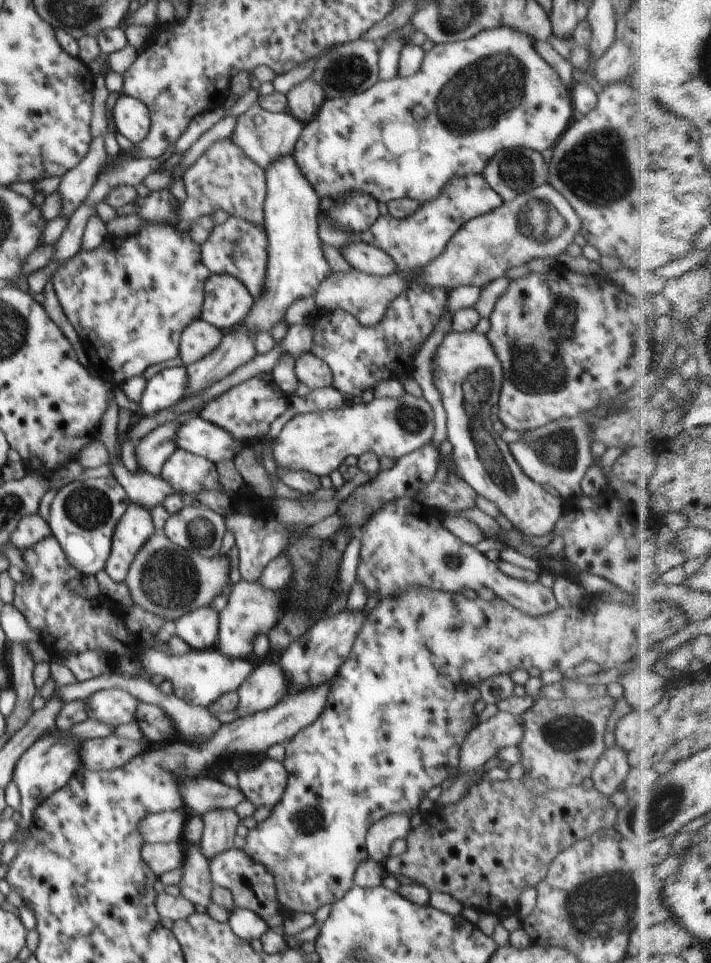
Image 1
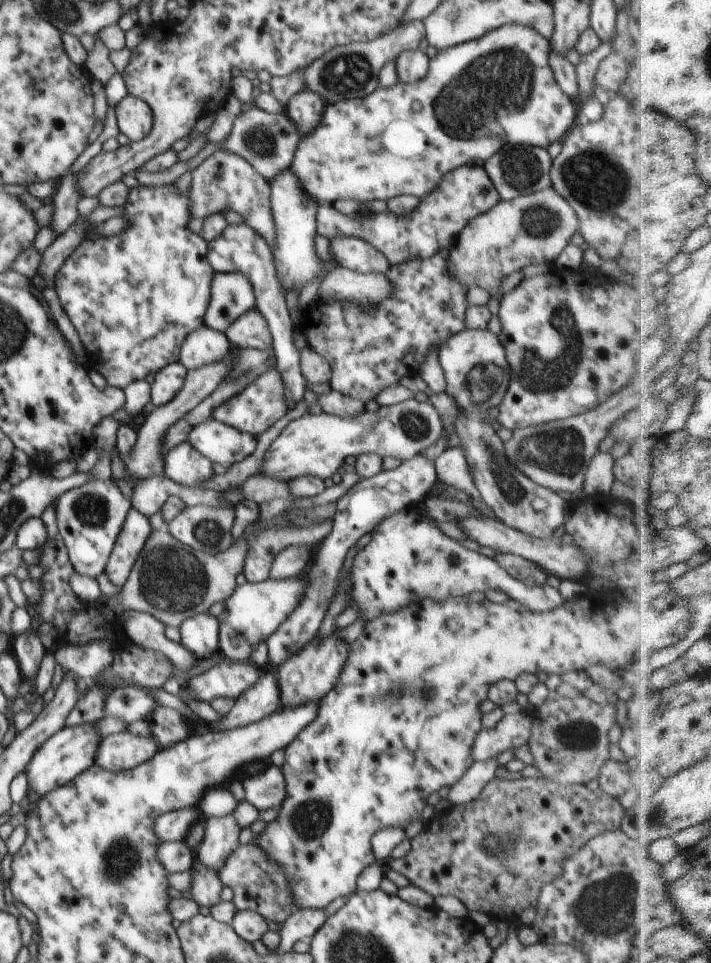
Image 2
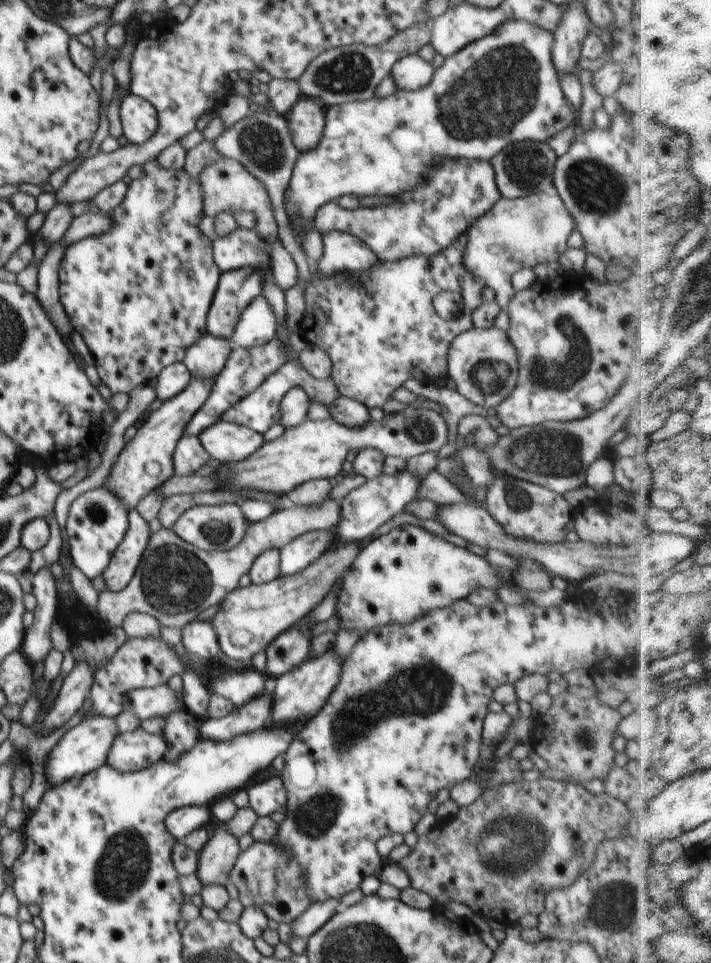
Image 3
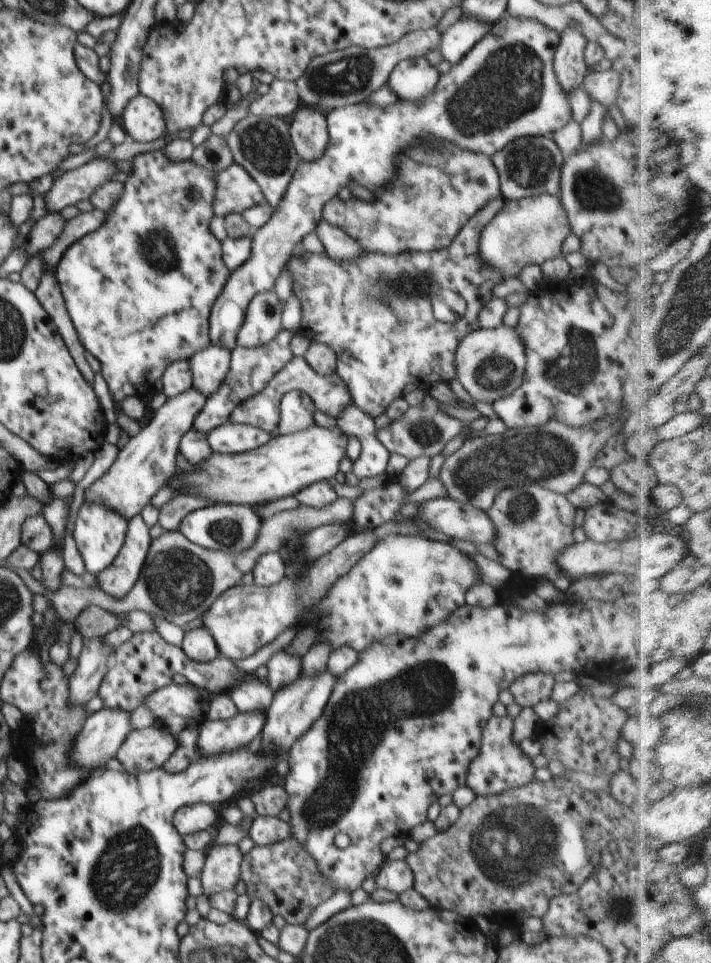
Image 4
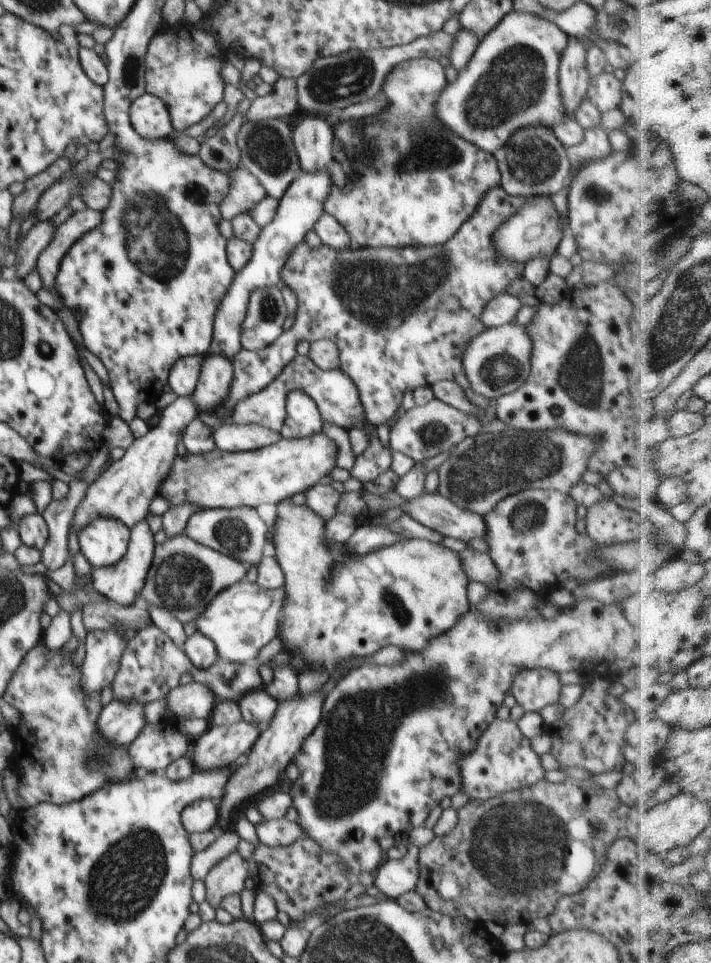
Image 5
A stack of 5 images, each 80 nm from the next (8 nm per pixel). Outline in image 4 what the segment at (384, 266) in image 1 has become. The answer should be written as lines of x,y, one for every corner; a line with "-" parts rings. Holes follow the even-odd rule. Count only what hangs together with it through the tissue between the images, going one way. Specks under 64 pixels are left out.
321,220
315,231
325,248
325,253
336,262
358,258
358,255
364,252
349,234
333,224

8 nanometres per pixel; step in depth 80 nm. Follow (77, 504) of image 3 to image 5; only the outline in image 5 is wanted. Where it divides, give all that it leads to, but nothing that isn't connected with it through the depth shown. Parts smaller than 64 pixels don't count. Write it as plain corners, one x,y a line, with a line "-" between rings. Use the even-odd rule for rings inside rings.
93,519
78,532
78,550
92,568
116,564
127,551
131,530
121,520

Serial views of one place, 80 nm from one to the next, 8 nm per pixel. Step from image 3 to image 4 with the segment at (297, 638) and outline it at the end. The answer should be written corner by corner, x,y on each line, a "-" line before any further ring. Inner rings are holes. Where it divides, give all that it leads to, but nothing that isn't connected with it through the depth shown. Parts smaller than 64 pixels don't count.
288,647
285,651
279,651
271,657
266,664
268,677
266,683
275,693
284,685
289,685
301,674
301,657
296,651

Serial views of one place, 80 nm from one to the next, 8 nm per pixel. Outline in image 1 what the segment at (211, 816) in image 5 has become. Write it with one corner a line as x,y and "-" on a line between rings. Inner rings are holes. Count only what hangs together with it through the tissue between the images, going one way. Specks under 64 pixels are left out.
186,809
151,813
138,822
138,830
145,843
170,844
181,841
184,822
189,812

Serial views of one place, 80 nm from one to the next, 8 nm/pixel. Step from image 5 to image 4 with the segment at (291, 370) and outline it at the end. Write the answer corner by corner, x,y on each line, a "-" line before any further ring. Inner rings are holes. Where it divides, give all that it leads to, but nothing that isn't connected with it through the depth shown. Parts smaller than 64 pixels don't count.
293,356
292,360
282,370
279,370
260,392
236,406
228,419
233,423
252,425
272,433
279,425
279,420
281,419
281,398
291,393
303,393
310,396
318,411
326,413
329,417
335,419
340,416
340,413
346,407
353,404
349,388
337,375
336,370
329,375
318,374
306,362
304,357

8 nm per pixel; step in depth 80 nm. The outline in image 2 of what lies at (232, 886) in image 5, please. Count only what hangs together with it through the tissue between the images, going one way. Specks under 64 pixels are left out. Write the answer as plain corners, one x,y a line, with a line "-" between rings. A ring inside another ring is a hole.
232,815
207,817
205,835
196,850
196,864
218,874
228,857
239,847
240,831

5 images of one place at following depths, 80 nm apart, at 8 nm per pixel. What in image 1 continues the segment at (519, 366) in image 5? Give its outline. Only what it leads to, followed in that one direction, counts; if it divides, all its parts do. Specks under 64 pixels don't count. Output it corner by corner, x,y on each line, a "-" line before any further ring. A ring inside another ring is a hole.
450,330
438,344
434,358
434,384
446,412
446,440
452,444
452,458
460,478
479,495
496,505
500,513
525,536
543,536
552,532
560,520
565,500
546,492
530,480
520,468
510,448
492,428
490,412
498,403
502,388
502,364
486,338
474,330

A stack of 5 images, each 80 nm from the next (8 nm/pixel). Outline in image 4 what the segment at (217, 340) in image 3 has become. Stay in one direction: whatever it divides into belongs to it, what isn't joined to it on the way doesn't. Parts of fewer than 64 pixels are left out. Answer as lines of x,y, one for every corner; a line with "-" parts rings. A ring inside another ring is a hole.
208,345
189,358
193,388
206,398
218,392
231,365
231,352
223,346

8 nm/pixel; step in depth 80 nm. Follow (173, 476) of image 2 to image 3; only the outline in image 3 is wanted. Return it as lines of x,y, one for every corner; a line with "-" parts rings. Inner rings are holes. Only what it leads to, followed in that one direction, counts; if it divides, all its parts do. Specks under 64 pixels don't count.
184,435
173,454
174,475
191,475
210,460
208,451
201,445
199,436

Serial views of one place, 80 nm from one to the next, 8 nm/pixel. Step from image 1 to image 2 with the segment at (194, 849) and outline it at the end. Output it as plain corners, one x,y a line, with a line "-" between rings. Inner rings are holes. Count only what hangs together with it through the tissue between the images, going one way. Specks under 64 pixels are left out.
196,864
191,870
193,874
192,890
188,896
199,904
212,908
221,900
222,882
216,872

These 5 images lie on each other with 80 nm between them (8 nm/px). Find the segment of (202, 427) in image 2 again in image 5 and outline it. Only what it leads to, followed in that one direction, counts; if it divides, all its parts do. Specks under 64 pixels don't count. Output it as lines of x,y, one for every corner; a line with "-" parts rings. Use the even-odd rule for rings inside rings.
224,422
213,432
215,446
228,452
253,451
276,444
283,436
259,424
237,425

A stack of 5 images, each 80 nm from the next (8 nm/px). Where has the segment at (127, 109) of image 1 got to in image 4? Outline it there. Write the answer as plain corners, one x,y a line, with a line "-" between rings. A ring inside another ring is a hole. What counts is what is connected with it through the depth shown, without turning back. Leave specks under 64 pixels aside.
136,95
125,106
123,128
136,142
152,142
167,132
162,109
154,99

